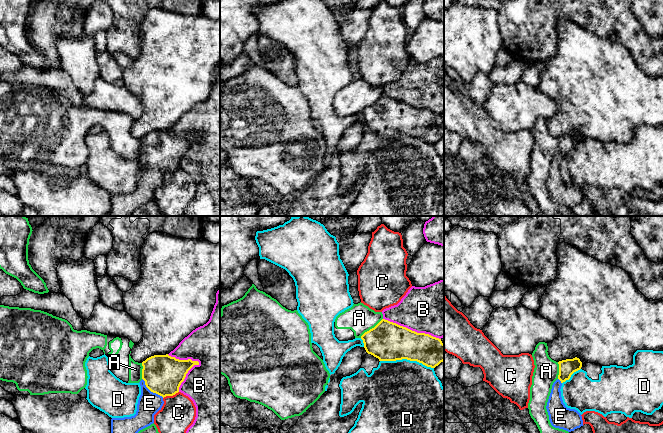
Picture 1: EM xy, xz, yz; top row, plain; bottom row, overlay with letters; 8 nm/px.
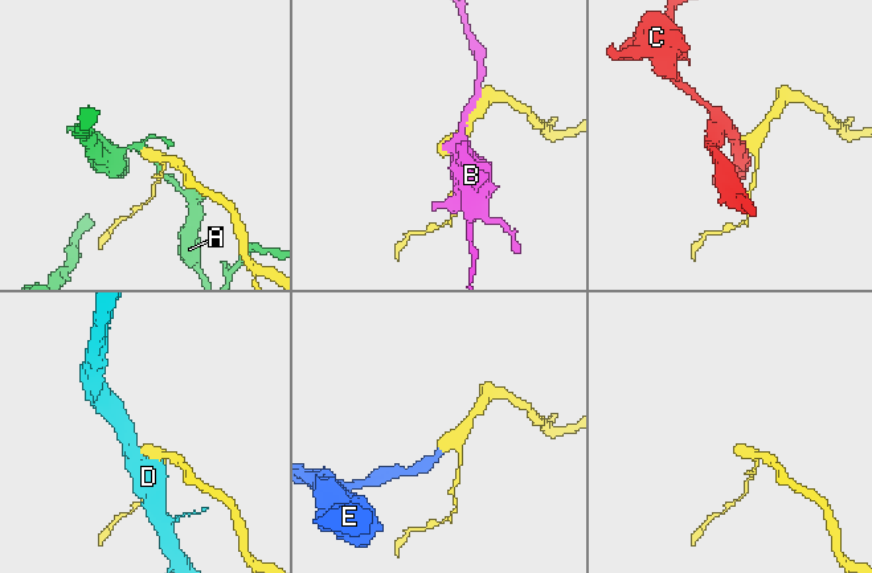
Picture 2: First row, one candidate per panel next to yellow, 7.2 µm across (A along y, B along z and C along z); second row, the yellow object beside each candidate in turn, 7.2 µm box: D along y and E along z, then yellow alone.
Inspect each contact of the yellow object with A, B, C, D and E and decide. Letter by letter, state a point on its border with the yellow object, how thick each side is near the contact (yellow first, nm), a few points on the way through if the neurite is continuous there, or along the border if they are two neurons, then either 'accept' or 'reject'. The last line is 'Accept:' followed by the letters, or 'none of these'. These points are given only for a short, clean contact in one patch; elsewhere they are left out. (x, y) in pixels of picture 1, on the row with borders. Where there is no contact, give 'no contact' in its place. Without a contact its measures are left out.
A: xz (372, 328) | 320/220 nm | reject
B: xy (198, 362) | 260/480 nm | reject
C: xy (170, 395) | 320/280 nm | along xy (178, 391), (163, 398) | reject
D: xz (407, 359) | 320/480 nm | reject
E: xy (151, 391) | 320/190 nm | across xy (163, 374), (151, 391), (149, 403) | accept
Accept: E

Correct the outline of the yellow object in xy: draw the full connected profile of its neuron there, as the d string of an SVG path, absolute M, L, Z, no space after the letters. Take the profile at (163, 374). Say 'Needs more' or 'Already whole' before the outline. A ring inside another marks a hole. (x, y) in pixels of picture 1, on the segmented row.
Needs more. M154 355L142 362L141 395L137 404L137 411L134 416L111 419L111 433L138 433L140 430L154 423L154 415L161 410L166 396L173 396L179 392L179 387L184 381L188 371L199 365L198 361L179 360L166 355Z

